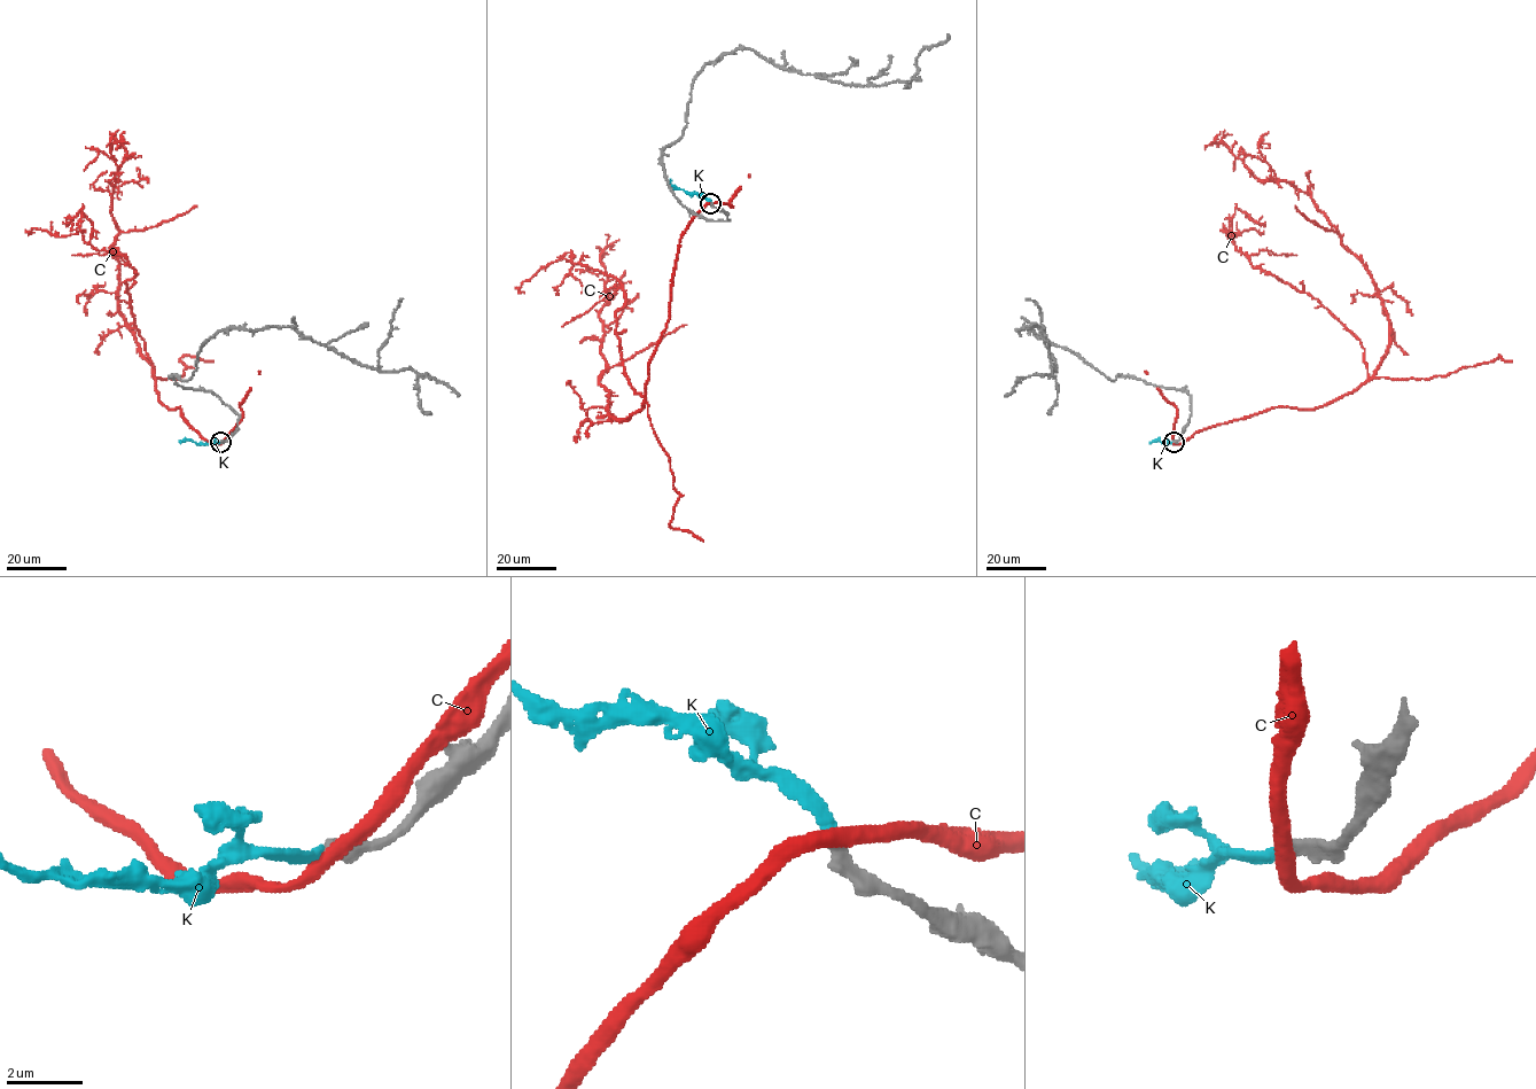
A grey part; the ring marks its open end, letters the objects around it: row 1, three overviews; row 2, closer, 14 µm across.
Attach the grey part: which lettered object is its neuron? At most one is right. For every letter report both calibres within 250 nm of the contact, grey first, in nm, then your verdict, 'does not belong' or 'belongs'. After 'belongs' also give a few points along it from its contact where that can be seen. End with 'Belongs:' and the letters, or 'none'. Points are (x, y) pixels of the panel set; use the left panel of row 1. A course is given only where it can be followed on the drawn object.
C: 360 nm thick on the grey side, 400 nm on the other; does not belong
K: 320 nm thick on the grey side, 300 nm on the other; belongs; it runs (220, 441), (207, 444), (185, 438), (180, 443)
Belongs: K

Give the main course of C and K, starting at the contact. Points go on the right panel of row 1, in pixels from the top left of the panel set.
C: (1174, 441), (1339, 399), (1372, 375), (1389, 342), (1369, 270), (1314, 200), (1257, 178), (1225, 145), (1205, 149)
K: (1172, 441), (1164, 444), (1159, 438), (1149, 443)

